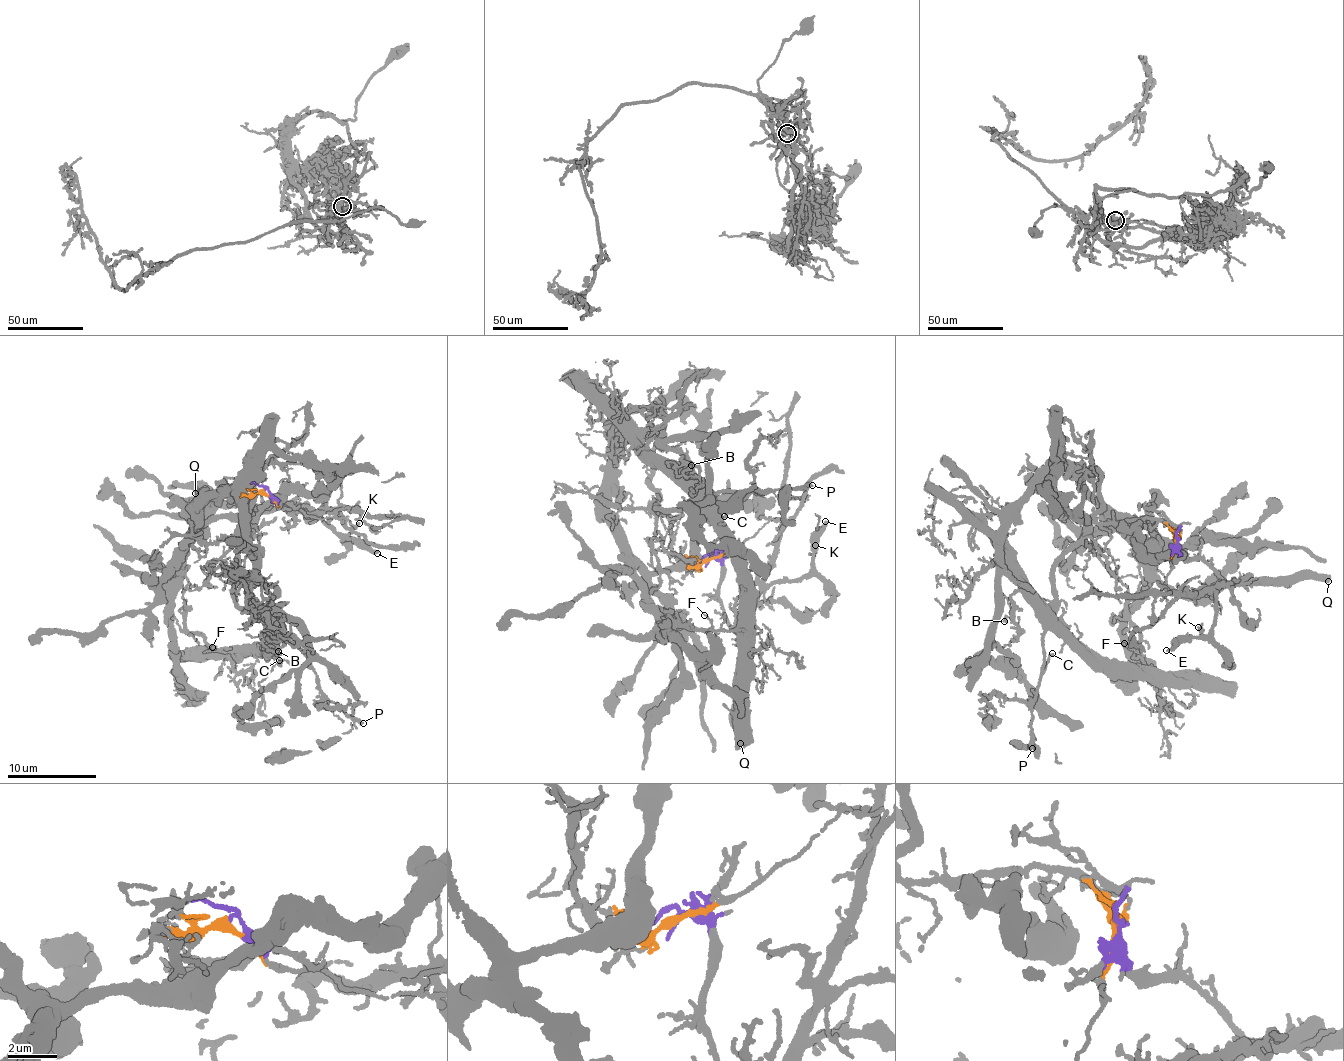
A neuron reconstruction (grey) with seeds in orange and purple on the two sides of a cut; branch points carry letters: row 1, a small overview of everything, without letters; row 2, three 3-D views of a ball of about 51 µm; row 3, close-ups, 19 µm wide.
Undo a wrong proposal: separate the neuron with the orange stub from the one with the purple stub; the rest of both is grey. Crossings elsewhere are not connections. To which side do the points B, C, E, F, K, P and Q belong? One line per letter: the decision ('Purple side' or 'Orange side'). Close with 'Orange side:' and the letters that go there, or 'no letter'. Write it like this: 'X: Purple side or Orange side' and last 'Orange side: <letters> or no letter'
B: Orange side
C: Orange side
E: Purple side
F: Orange side
K: Purple side
P: Orange side
Q: Purple side
Orange side: B, C, F, P

